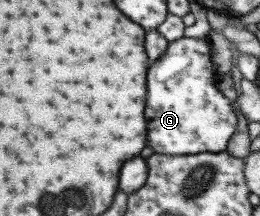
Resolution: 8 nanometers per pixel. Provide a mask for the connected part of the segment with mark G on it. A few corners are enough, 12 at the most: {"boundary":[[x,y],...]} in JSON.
{"boundary":[[183,36],[147,73],[147,145],[219,153],[239,112],[208,38]]}

